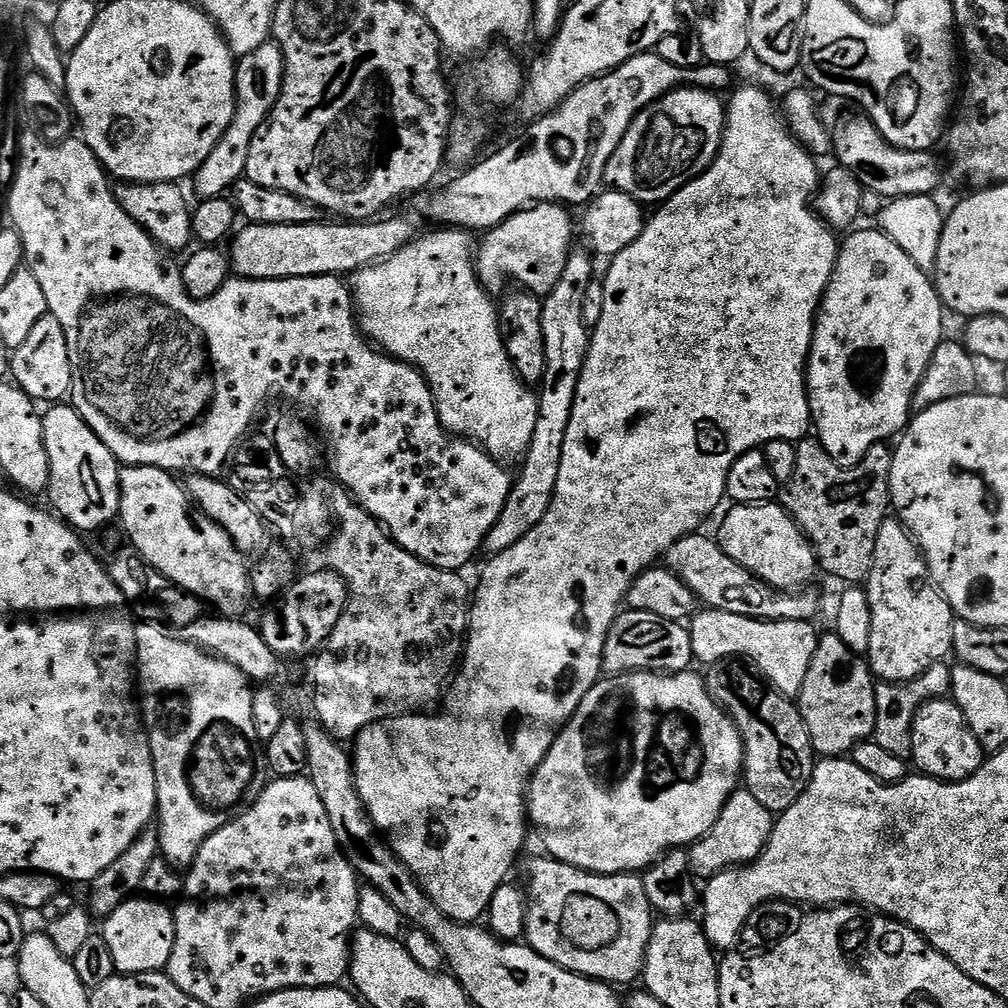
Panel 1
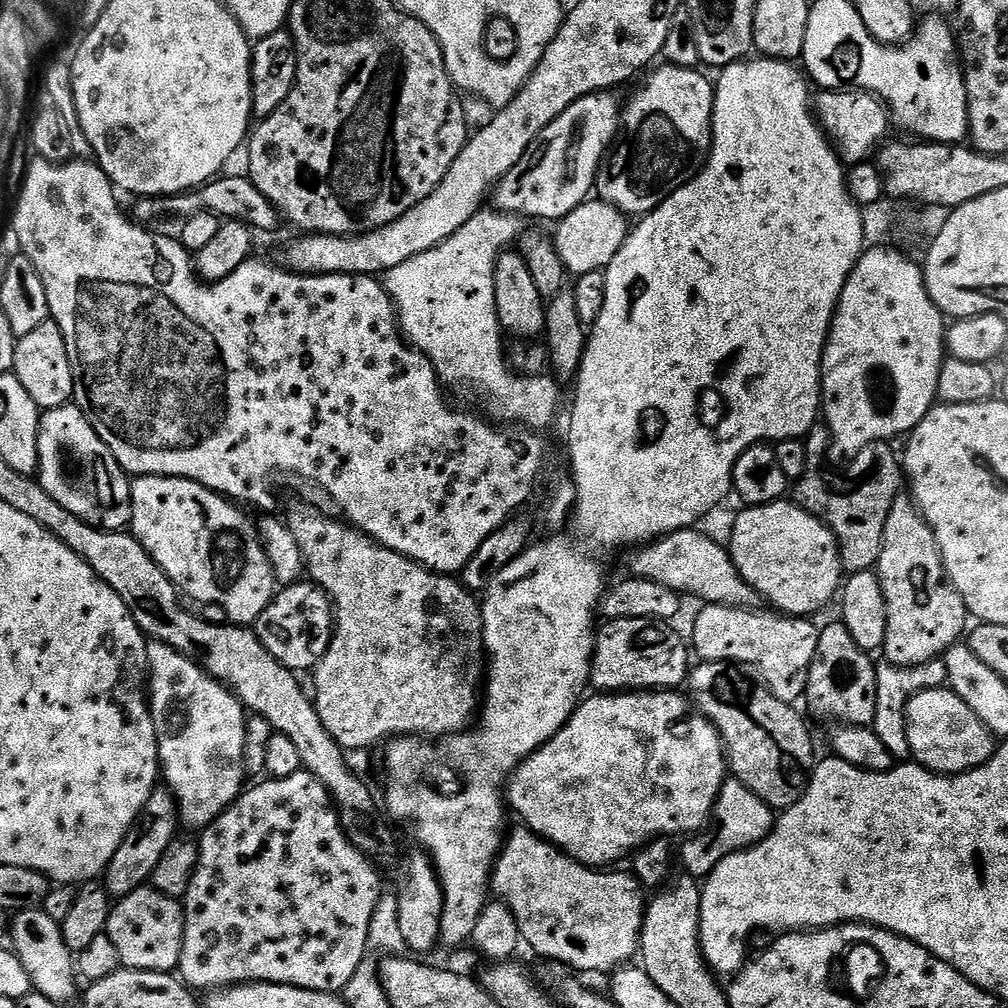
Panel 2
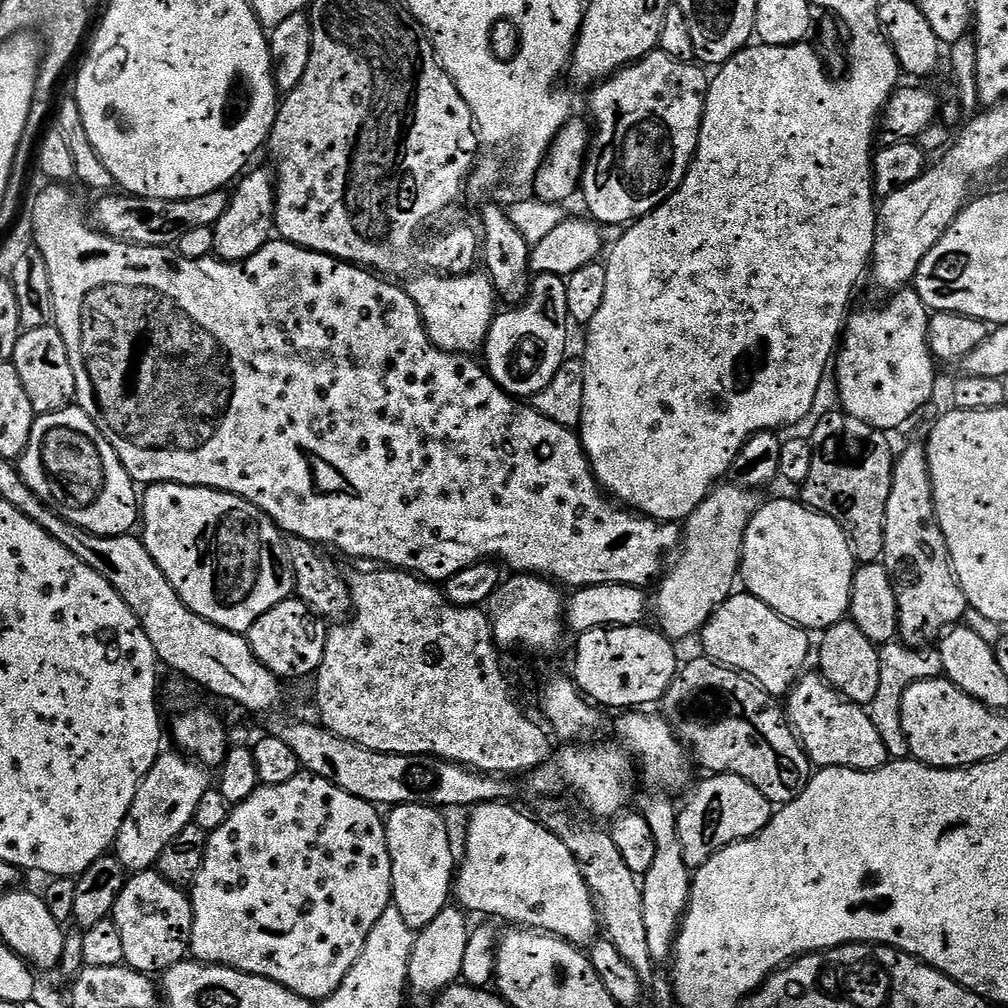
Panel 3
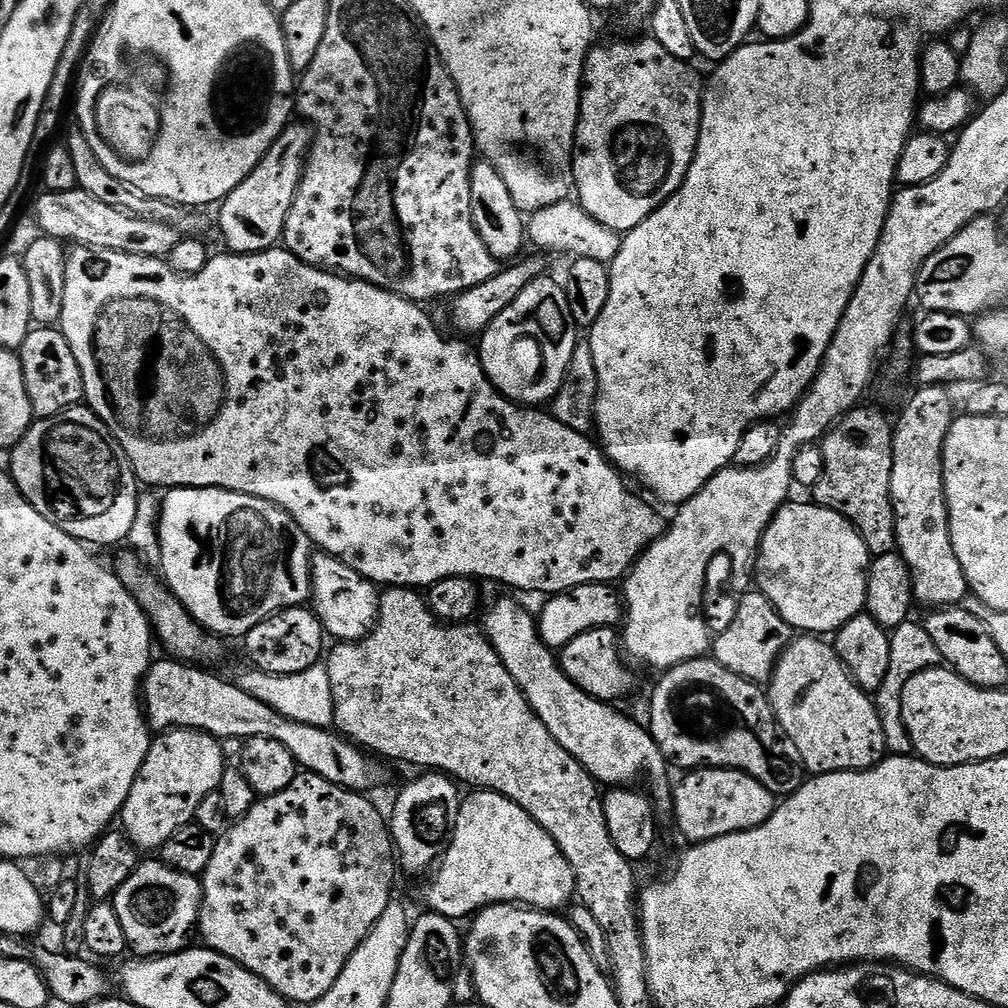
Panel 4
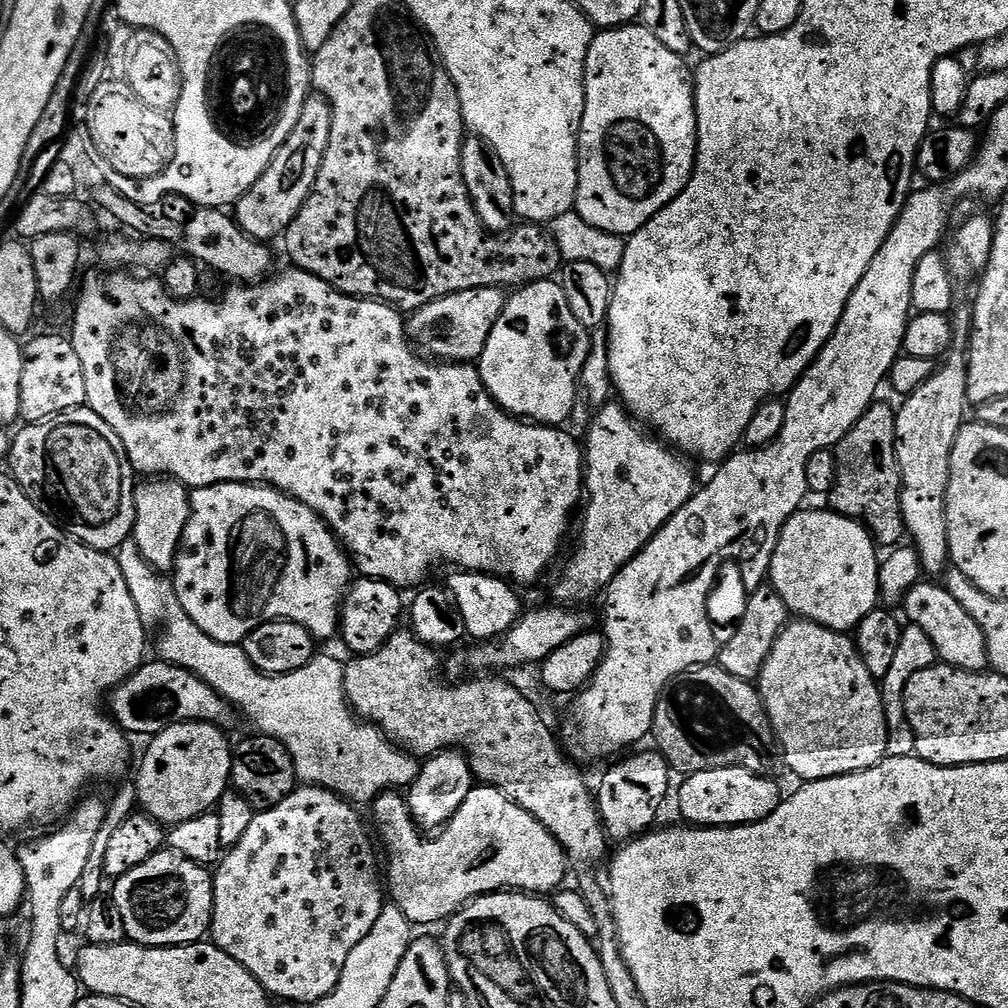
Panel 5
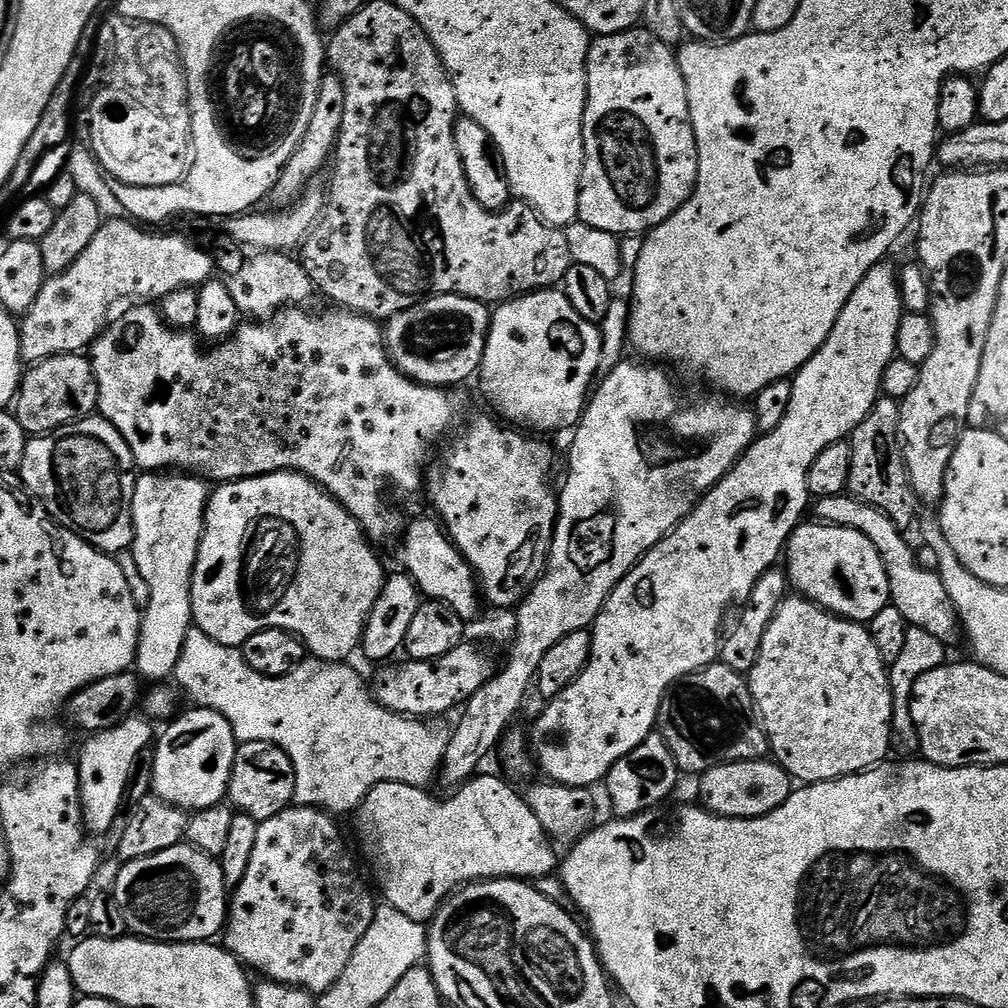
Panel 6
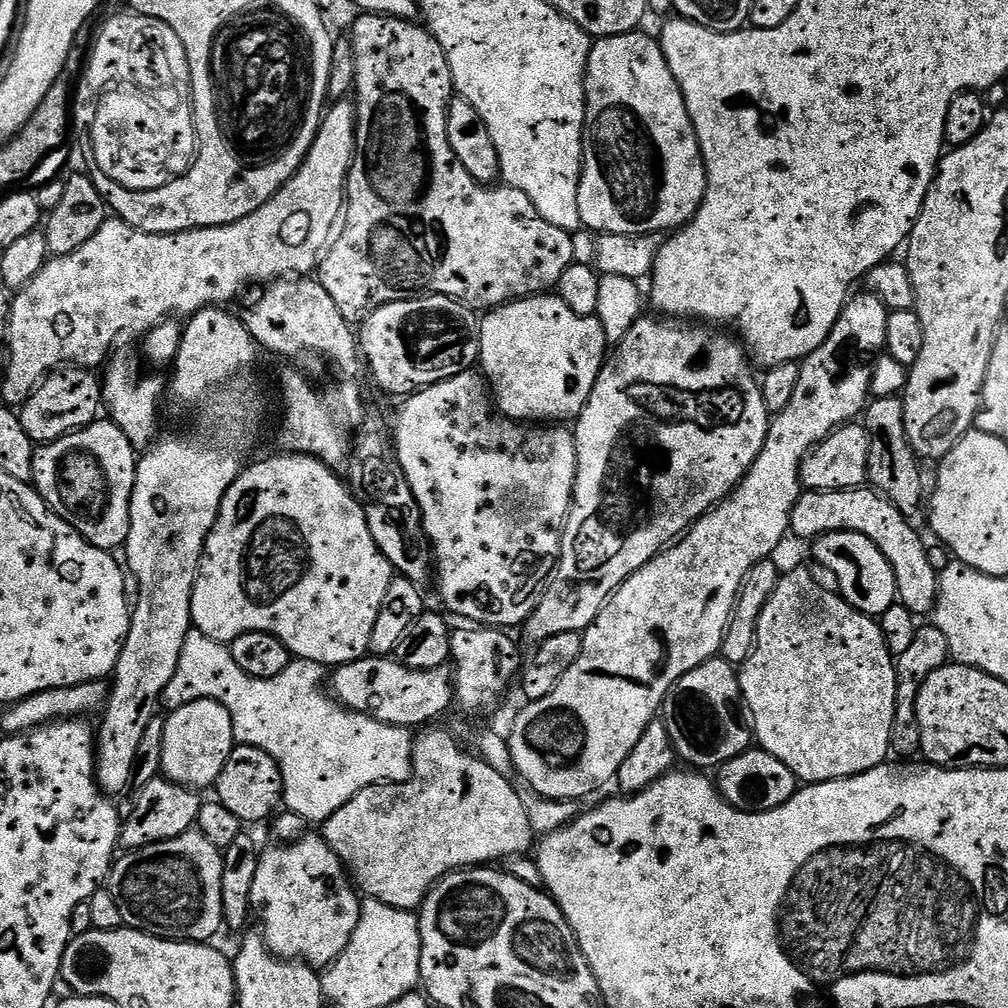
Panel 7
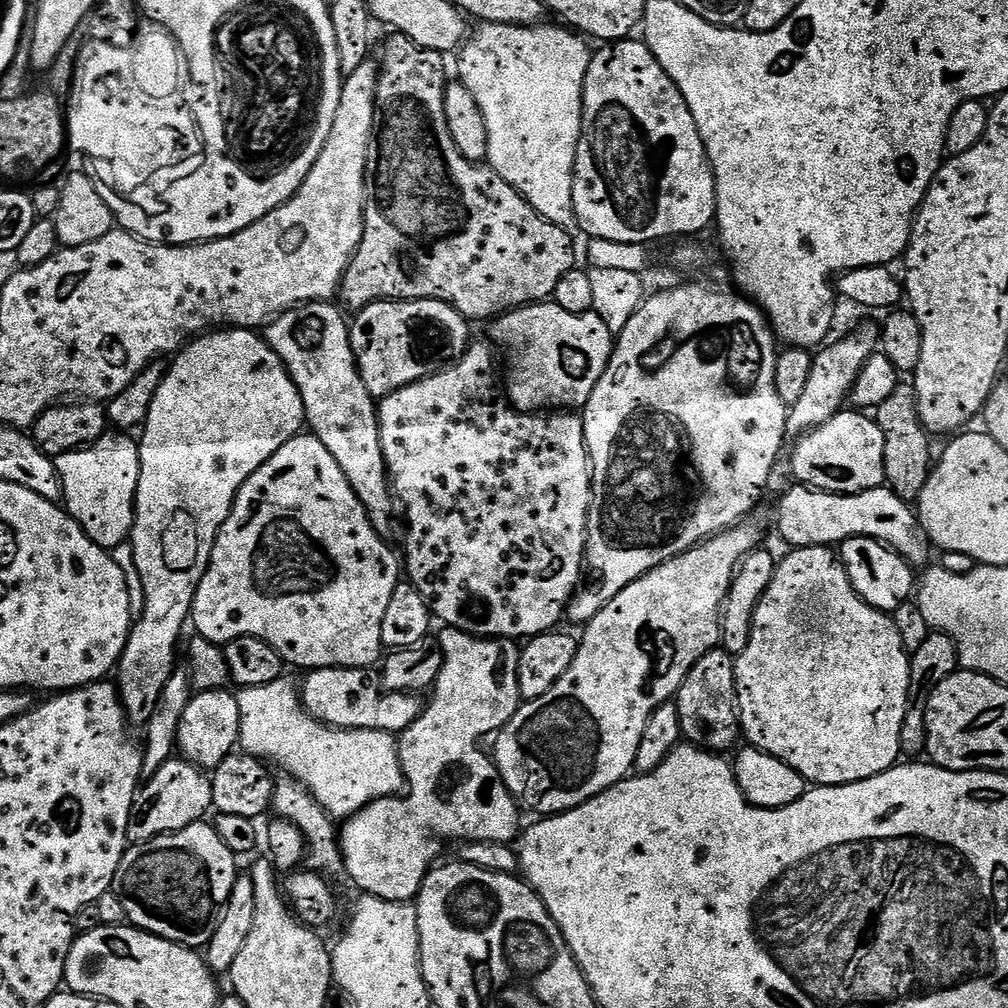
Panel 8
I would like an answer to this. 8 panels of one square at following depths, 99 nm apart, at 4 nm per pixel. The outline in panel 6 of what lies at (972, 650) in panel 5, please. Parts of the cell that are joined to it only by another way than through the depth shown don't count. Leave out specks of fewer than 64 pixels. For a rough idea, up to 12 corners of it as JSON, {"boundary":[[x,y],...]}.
{"boundary":[[821,496],[815,519],[874,542],[891,603],[951,645],[961,631],[946,586],[882,510]]}

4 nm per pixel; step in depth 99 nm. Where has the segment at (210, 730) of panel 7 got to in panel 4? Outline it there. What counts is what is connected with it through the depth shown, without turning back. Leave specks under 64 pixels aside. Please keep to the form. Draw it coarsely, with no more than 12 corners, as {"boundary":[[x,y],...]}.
{"boundary":[[207,732],[157,735],[118,817],[158,850],[215,793],[226,761]]}

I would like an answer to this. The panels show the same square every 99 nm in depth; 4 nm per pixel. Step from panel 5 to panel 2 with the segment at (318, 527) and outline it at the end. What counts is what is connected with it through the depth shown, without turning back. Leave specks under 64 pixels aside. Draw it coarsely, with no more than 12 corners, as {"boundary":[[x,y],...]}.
{"boundary":[[131,481],[131,535],[187,599],[255,625],[278,585],[245,509]]}

